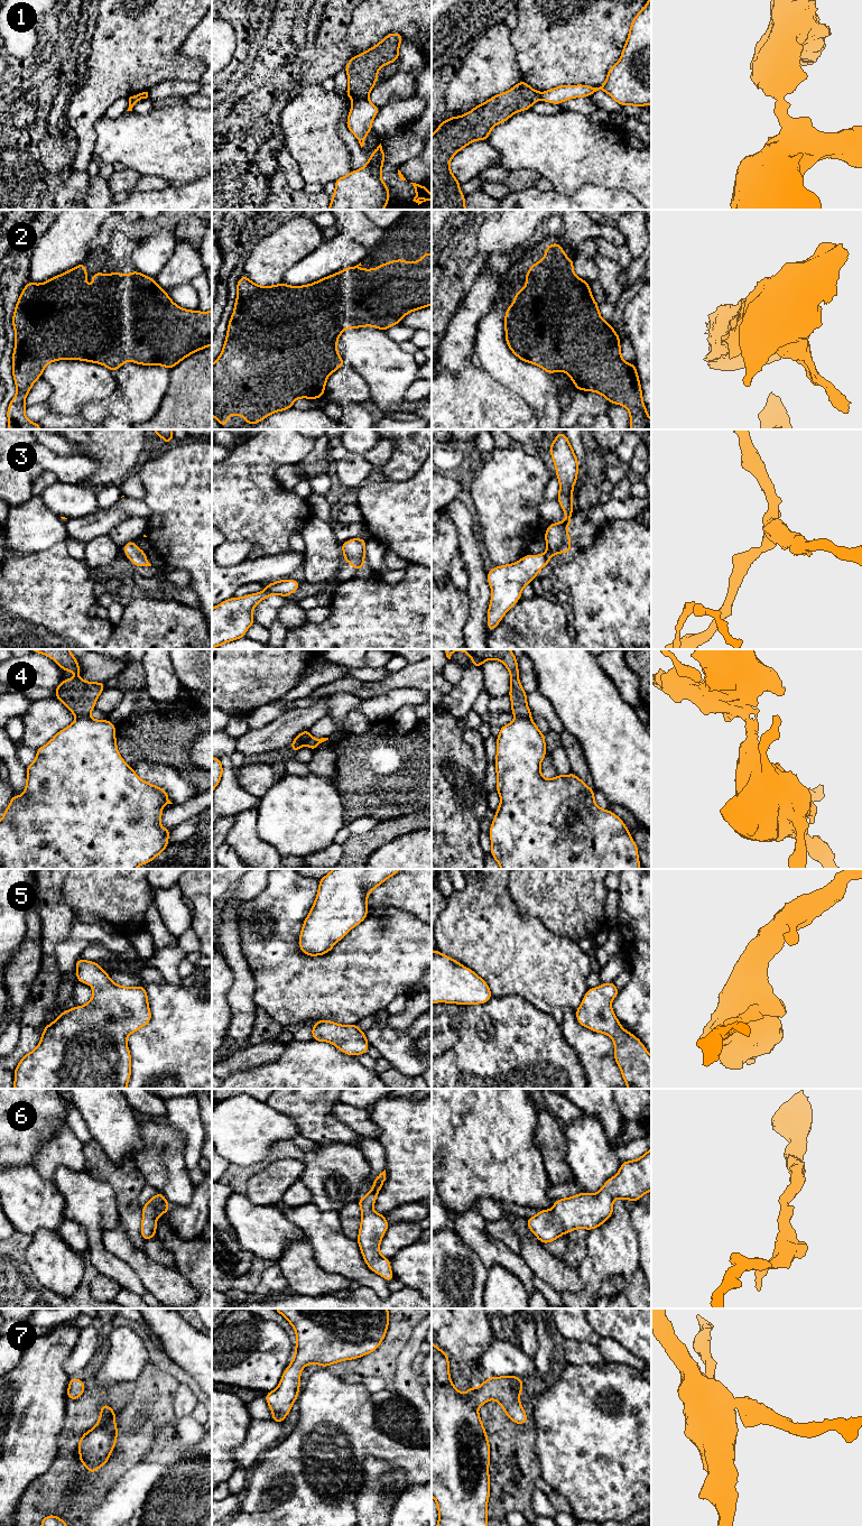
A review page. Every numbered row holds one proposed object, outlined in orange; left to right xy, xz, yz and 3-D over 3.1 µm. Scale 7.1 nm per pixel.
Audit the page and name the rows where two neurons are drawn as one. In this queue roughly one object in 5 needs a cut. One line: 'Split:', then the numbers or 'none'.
Split: 1, 4

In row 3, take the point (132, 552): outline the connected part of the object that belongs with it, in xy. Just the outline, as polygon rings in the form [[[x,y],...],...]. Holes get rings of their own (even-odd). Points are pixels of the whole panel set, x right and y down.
[[[135,540],[128,542],[123,546],[123,552],[126,556],[131,559],[132,565],[151,566],[151,564],[147,561],[146,553],[136,545]]]

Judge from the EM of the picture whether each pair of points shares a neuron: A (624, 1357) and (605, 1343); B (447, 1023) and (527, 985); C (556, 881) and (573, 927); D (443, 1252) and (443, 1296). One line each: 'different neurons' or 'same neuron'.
A: same neuron
B: different neurons
C: same neuron
D: same neuron

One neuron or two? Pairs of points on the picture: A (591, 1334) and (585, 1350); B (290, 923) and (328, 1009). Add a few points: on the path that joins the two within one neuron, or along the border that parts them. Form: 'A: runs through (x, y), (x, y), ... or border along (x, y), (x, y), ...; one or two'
A: border along (564, 1338), (596, 1344); two
B: runs through (290, 944), (290, 971), (307, 988); one

